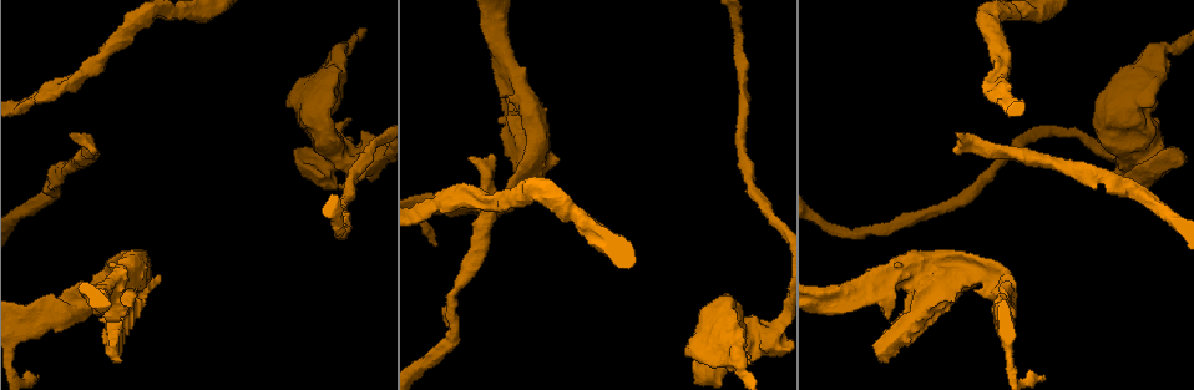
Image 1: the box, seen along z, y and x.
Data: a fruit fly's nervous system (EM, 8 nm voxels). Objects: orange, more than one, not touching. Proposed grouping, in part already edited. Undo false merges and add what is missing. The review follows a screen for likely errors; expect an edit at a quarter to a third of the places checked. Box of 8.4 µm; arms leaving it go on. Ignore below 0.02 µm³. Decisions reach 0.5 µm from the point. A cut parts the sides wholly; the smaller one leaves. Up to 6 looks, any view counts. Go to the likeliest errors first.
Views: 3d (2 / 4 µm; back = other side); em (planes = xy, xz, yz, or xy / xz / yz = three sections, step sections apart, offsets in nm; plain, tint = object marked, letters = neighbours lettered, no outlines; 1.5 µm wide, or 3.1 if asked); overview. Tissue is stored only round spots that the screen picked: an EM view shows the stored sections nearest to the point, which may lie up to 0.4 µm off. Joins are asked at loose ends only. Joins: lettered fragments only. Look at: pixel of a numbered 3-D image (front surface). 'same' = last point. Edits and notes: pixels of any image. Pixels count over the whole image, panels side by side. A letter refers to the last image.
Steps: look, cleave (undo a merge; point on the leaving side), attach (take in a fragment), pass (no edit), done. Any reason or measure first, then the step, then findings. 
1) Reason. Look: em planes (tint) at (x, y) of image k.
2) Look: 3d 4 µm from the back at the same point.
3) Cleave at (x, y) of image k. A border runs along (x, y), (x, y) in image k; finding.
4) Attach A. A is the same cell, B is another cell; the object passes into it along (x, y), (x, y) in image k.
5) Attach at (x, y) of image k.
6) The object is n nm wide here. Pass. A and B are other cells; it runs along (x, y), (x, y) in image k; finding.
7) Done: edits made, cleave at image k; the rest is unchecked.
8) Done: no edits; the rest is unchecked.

Free end. Look: 3d 4 µm from the back at (957, 136) of image 1.

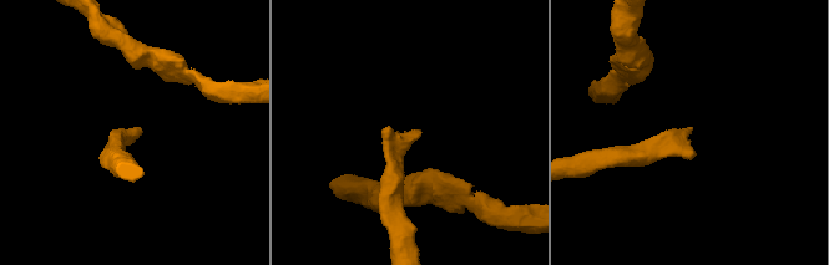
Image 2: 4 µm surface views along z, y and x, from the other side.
Now the EM. Look: em xz step 4 (letters) at (137, 130) of image 2.

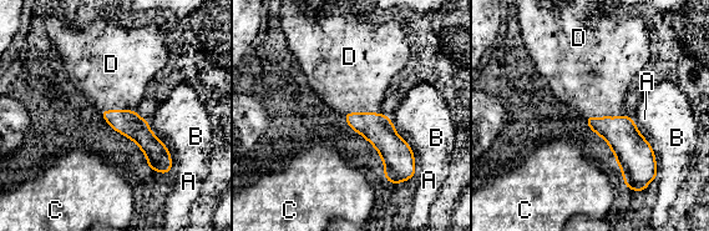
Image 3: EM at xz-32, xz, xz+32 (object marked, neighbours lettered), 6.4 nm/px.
The longest contact is with A, 400 nm. Attach D. D is the same cell, A, B and C are other cells; the object passes into it along (378, 129), (361, 114), (352, 76) in image 3; it goes on there.

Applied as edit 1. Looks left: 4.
Stops while still wide. Look: em planes (plain) at (1158, 121) of image 1.

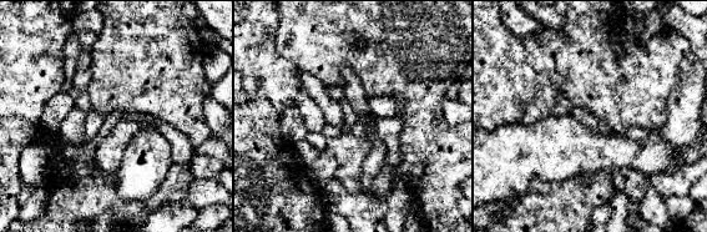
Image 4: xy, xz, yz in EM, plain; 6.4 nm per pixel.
What lies round it. Look: em planes (letters) at the same point.

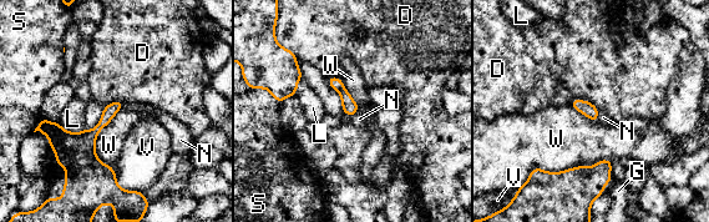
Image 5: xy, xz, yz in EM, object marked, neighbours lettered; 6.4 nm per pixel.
Pass. D, G, L, N, S, V and W are other cells; a border runs along (597, 110), (598, 120) in image 5; none of them fits.

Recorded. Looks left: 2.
Done: edits made, attach at image 3; the rest is unchecked.

